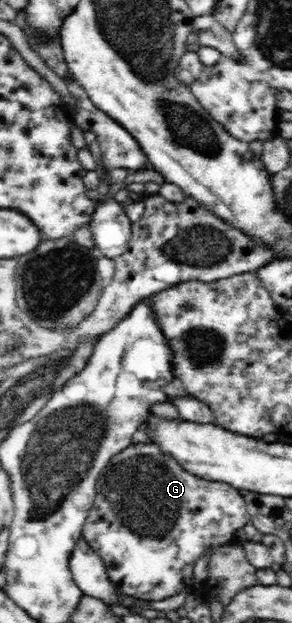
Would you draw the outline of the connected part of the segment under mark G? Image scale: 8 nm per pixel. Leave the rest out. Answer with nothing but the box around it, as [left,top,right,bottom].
[83,442,250,600]

